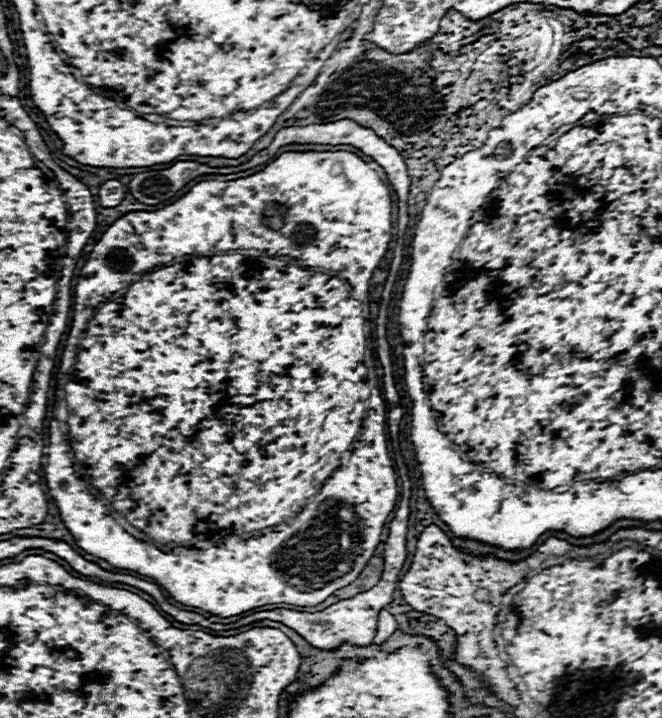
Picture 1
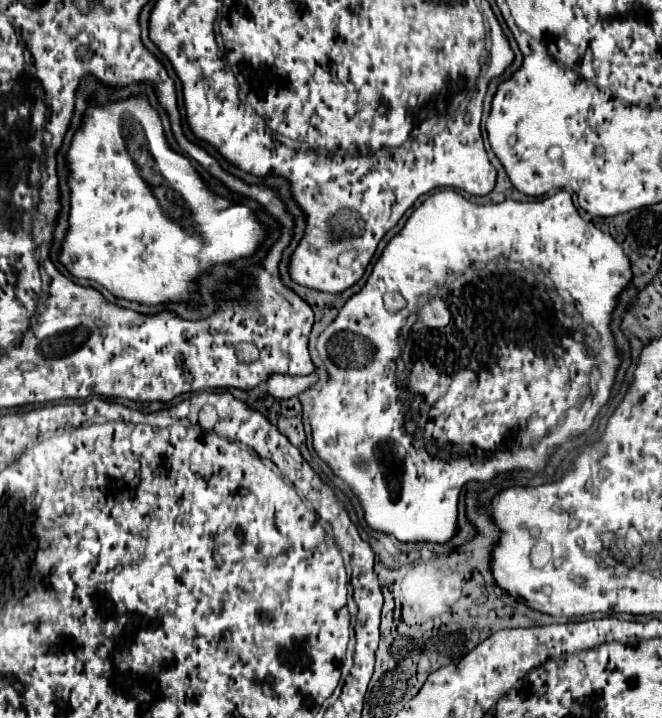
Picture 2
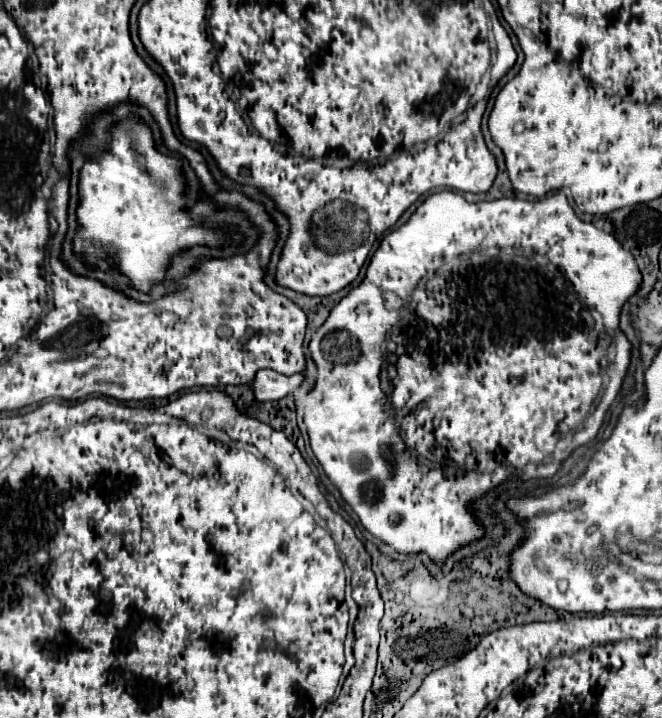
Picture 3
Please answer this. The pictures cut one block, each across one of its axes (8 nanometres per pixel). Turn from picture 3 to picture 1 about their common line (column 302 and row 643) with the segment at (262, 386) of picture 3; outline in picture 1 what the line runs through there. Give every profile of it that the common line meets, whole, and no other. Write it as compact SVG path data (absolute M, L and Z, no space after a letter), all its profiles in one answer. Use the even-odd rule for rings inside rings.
M384 608L380 612L380 618L378 618L378 630L376 630L376 636L374 636L374 644L382 644L390 634L394 634L398 630L398 622L396 618Z

